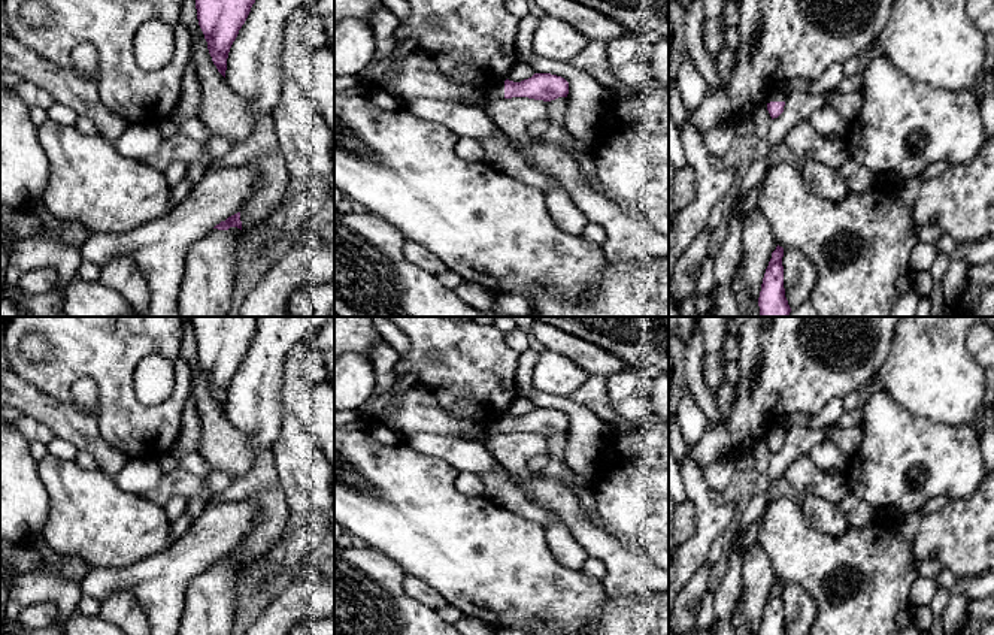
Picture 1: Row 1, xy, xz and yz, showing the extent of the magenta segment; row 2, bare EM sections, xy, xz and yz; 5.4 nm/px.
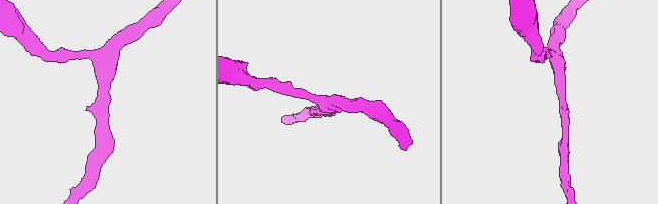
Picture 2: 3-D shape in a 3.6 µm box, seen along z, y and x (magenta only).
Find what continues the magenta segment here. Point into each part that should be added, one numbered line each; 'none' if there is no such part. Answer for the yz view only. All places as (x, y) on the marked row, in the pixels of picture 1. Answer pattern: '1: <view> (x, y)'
1: yz (776, 96)

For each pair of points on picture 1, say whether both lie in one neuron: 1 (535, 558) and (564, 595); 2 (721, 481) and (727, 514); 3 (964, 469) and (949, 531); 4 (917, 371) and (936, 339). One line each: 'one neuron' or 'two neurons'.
1: one neuron
2: two neurons
3: two neurons
4: one neuron

